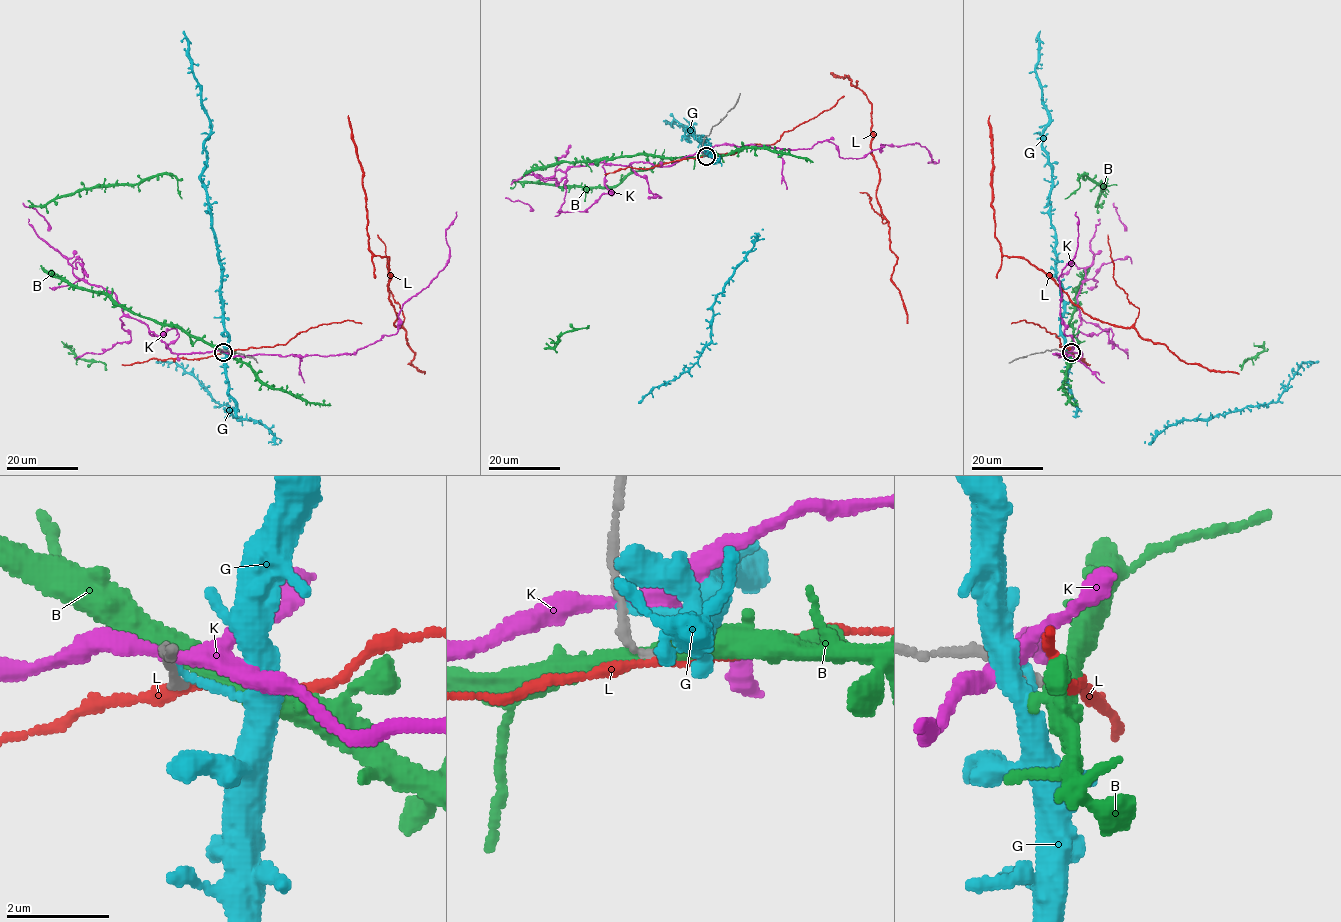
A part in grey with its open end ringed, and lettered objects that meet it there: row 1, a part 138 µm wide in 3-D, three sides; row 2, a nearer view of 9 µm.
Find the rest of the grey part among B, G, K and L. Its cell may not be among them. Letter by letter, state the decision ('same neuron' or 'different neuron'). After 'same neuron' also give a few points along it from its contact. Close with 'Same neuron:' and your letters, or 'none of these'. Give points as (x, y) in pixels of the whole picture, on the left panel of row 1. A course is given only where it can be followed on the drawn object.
B: different neuron
G: different neuron
K: different neuron
L: different neuron
Same neuron: none of these

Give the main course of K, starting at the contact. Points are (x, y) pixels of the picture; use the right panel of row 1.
K: (1067, 351), (1056, 354), (1073, 349), (1061, 317), (1059, 278), (1076, 251), (1076, 212)

